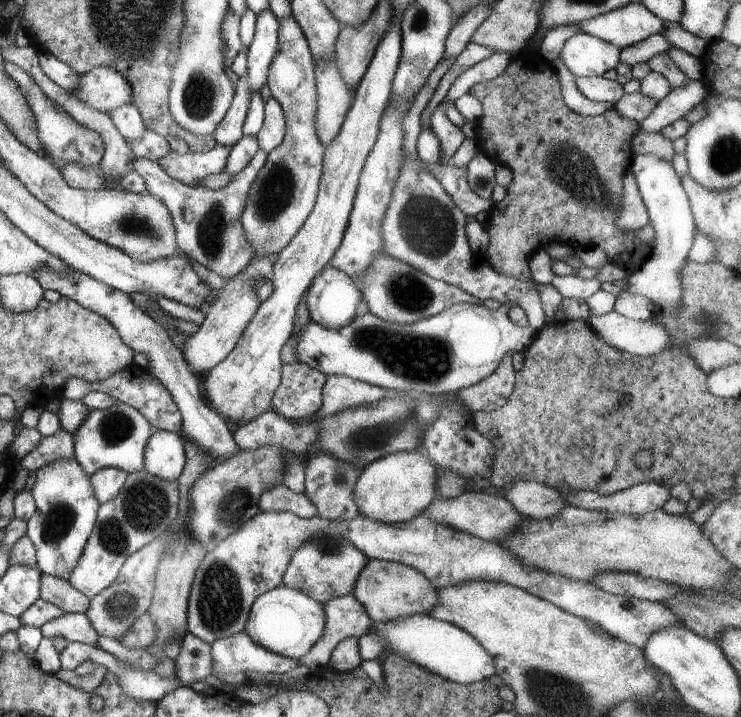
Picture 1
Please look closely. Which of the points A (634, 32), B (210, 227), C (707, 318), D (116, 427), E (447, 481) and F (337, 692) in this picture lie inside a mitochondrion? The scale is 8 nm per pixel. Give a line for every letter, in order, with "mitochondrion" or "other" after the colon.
A: other
B: mitochondrion
C: mitochondrion
D: mitochondrion
E: other
F: other

